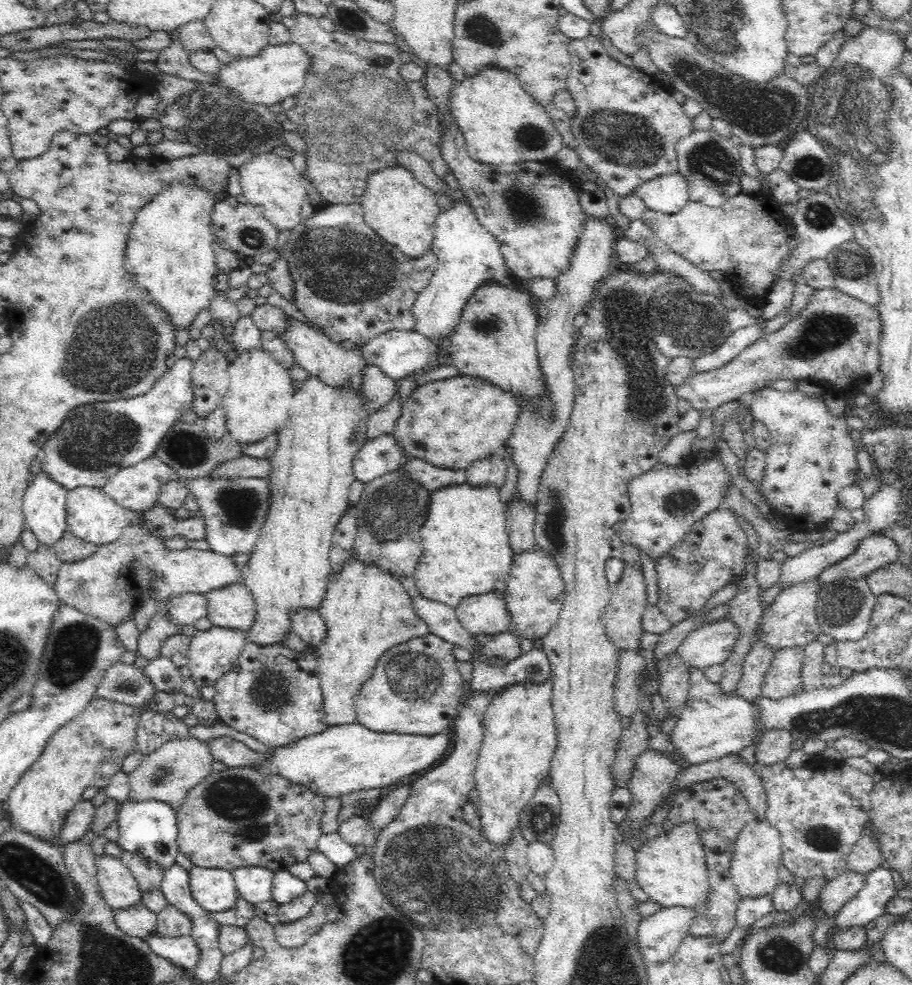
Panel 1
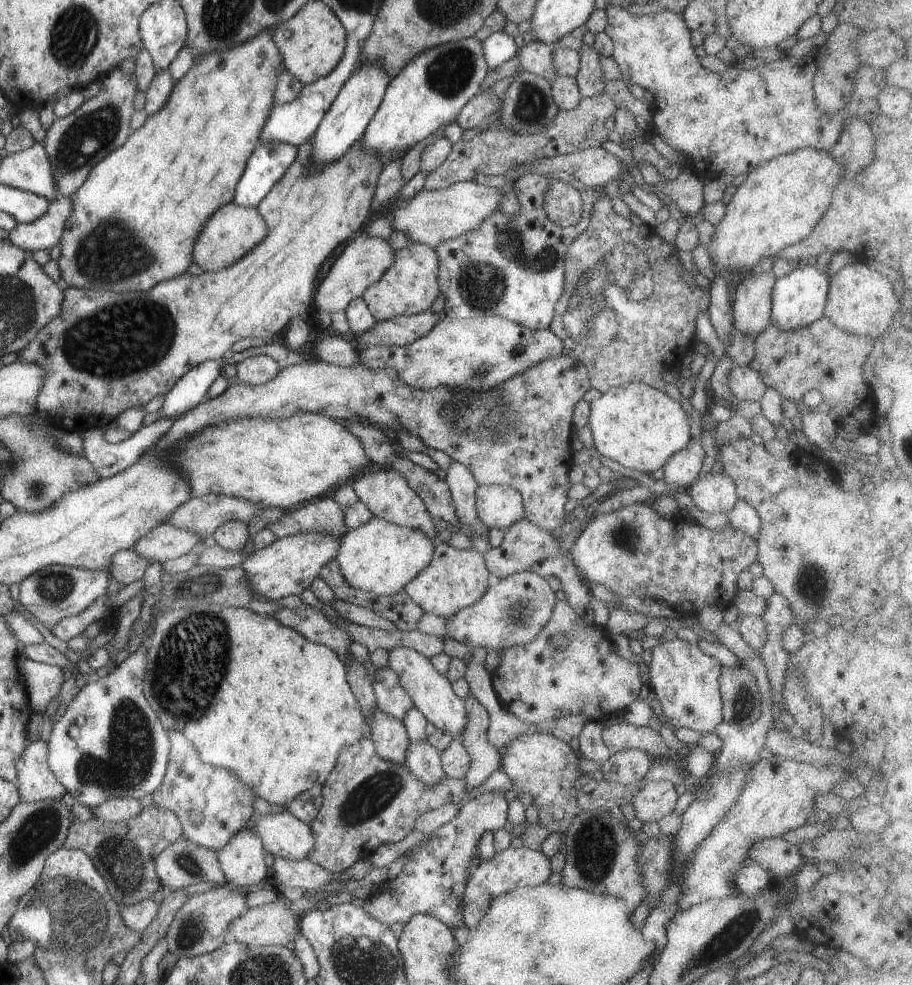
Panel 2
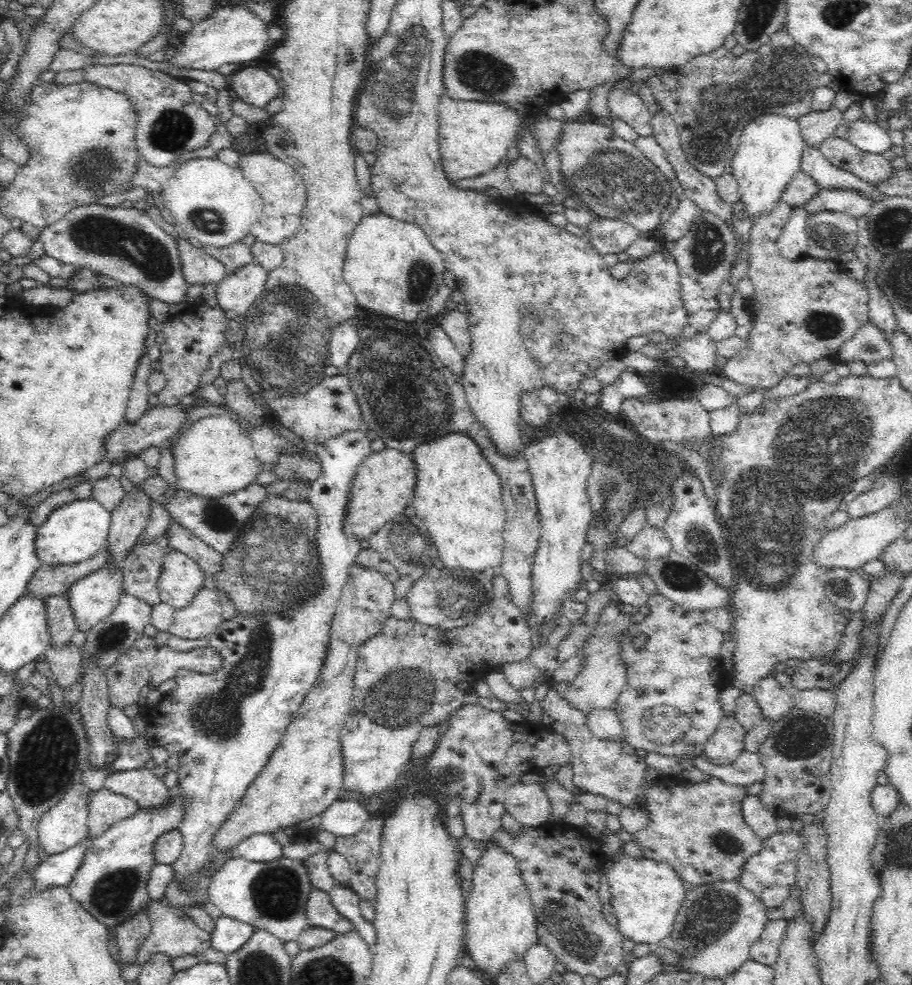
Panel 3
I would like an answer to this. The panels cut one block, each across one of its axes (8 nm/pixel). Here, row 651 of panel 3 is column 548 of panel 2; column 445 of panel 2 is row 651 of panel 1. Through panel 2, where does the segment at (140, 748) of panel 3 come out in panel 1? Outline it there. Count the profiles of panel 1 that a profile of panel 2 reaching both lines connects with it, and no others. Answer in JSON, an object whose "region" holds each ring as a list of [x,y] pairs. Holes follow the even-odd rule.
{"region":[[[248,641],[244,650],[240,652],[234,669],[214,684],[213,703],[219,722],[256,738],[266,746],[274,747],[286,746],[312,734],[324,732],[329,726],[324,721],[324,699],[316,659],[316,648],[312,646],[306,646],[306,650],[299,652],[290,650],[281,643],[258,646]]]}

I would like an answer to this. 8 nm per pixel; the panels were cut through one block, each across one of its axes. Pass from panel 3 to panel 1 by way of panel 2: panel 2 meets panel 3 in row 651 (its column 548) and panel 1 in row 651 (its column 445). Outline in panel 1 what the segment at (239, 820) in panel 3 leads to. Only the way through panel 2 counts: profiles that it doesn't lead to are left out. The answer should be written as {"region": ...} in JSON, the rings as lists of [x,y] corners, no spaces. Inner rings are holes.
{"region":[[[353,554],[352,558],[344,563],[340,572],[331,573],[324,600],[317,608],[326,625],[326,638],[316,647],[316,662],[320,671],[320,688],[324,699],[324,721],[328,726],[357,722],[354,706],[356,693],[372,677],[381,654],[402,642],[429,633],[427,623],[416,614],[412,601],[413,598],[406,592],[398,578],[376,565],[358,561]]]}

